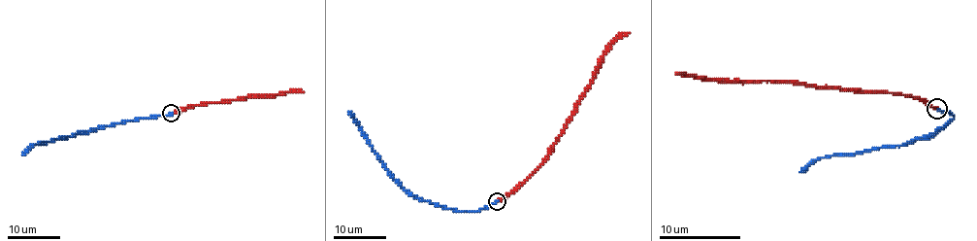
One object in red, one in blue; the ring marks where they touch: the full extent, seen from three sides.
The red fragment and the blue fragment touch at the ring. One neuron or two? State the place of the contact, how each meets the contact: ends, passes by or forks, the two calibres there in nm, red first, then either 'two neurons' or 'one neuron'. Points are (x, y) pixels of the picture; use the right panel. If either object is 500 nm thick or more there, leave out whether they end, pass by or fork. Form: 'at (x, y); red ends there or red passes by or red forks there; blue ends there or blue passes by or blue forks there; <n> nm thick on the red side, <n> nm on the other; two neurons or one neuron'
at (937, 108); red ends there; blue ends there; 220 nm thick on the red side, 180 nm on the other; two neurons

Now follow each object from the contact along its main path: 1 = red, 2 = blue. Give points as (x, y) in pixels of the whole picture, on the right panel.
1: (937, 109), (919, 98), (773, 81), (714, 81), (675, 74)
2: (937, 109), (954, 119), (931, 135), (856, 154), (833, 154), (807, 163), (799, 172)

